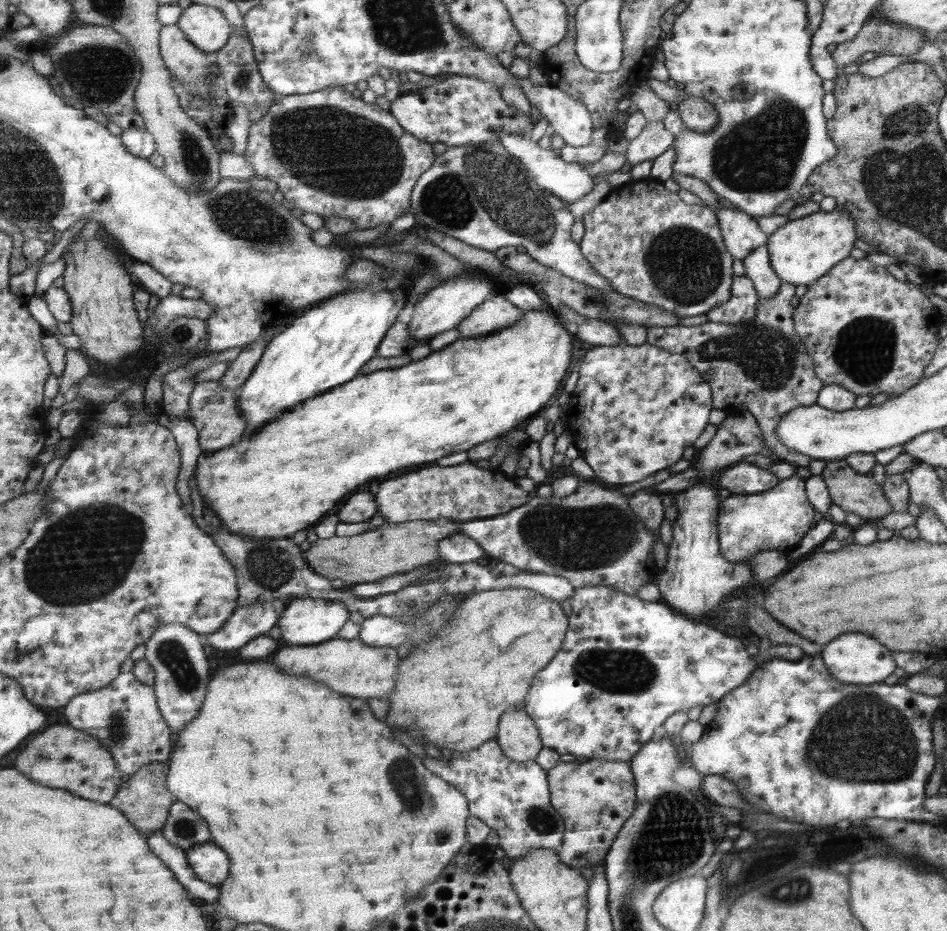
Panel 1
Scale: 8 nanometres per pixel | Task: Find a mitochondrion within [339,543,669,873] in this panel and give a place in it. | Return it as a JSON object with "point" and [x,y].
{"point":[617,671]}

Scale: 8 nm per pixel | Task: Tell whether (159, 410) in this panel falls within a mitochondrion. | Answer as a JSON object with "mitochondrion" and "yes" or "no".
{"mitochondrion":"no"}

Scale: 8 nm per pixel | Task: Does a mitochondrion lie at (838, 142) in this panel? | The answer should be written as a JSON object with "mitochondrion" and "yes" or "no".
{"mitochondrion":"no"}

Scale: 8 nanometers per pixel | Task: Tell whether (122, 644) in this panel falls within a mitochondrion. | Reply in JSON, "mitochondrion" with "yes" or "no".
{"mitochondrion":"no"}

